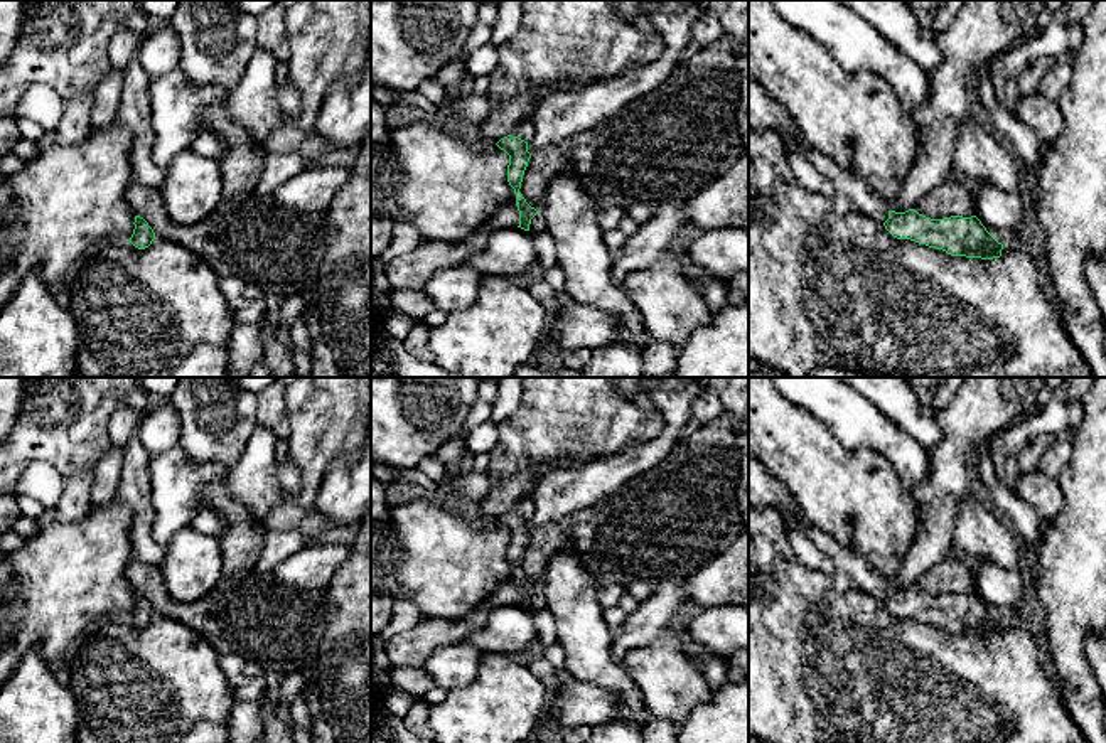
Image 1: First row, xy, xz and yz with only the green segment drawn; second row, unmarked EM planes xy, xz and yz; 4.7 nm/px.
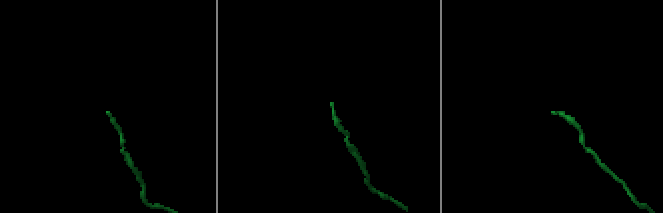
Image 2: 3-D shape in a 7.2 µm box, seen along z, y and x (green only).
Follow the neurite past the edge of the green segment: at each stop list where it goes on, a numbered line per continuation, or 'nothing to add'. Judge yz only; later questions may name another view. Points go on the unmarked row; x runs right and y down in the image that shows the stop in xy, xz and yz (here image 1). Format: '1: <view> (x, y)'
1: yz (862, 573)

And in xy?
nothing to add

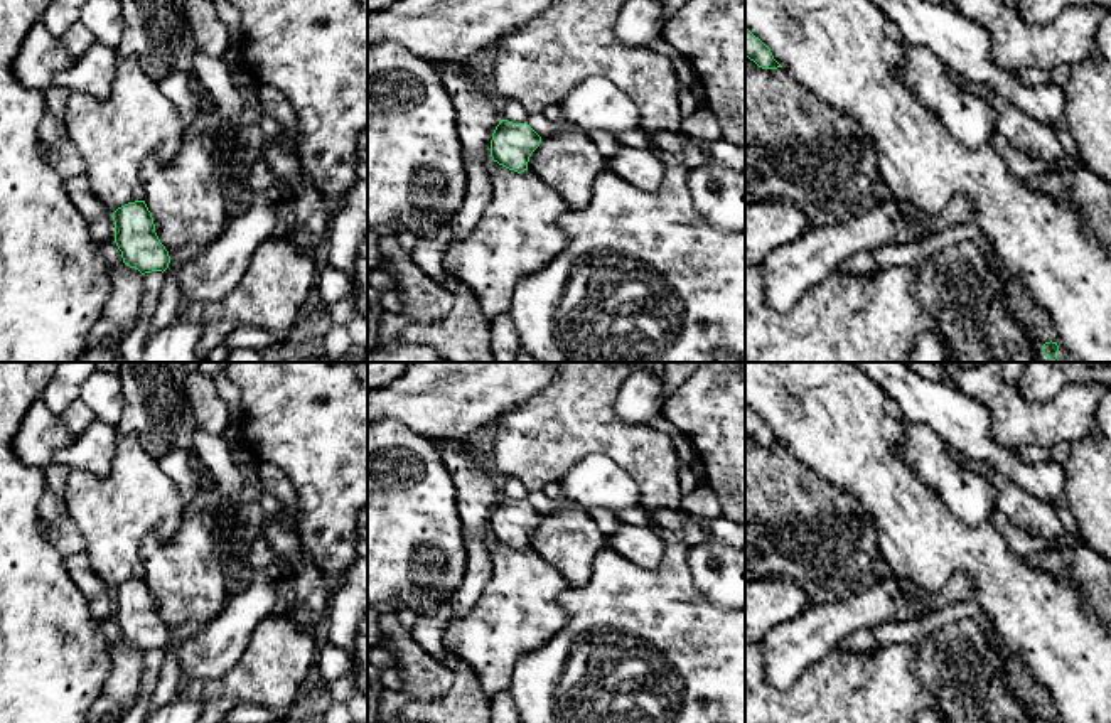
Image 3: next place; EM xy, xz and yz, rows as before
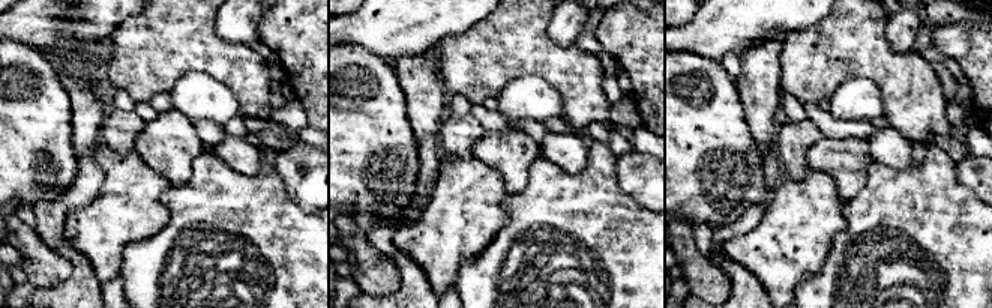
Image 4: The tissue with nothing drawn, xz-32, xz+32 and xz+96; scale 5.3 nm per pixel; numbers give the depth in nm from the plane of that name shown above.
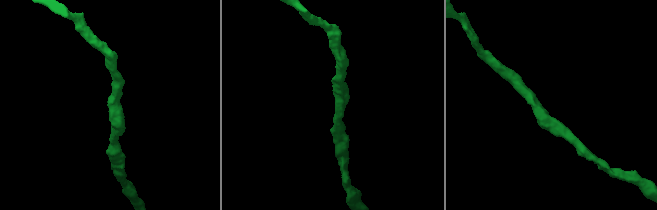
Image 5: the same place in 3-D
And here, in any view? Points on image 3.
nothing to add

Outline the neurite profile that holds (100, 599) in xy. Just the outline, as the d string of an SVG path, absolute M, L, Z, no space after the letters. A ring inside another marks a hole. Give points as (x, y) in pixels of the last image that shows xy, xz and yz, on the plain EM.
M86 551L66 556L66 570L76 586L86 597L89 613L94 622L101 624L115 617L113 592L94 573Z

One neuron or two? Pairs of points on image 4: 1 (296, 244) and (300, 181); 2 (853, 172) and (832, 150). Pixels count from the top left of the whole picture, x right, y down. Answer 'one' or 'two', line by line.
1: two
2: one

